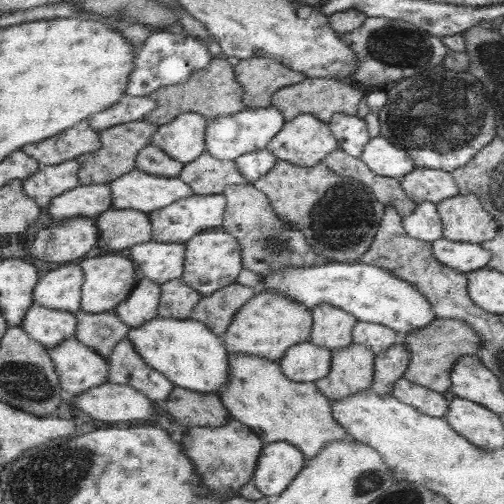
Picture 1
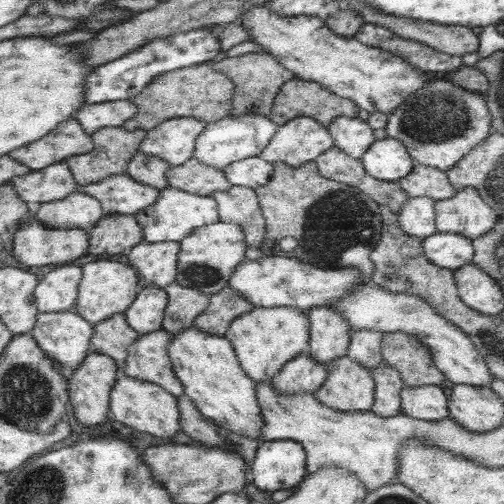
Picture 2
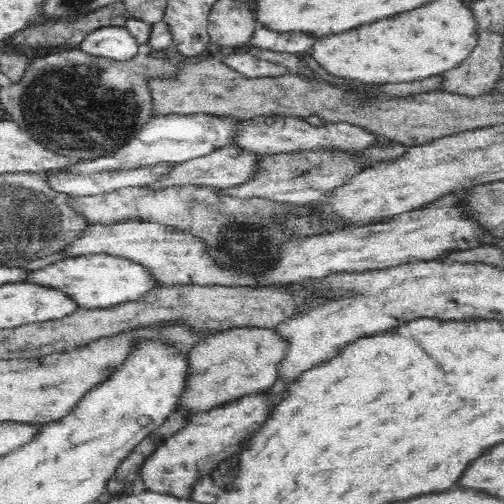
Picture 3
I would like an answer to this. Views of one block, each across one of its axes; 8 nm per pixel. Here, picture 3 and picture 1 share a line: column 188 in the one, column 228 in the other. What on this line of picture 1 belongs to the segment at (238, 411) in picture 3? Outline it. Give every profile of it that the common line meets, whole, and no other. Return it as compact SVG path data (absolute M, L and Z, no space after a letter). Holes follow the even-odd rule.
M227 418L227 424L219 428L211 428L211 426L189 428L183 446L187 450L187 458L191 458L191 462L195 462L195 470L199 470L201 482L207 488L211 488L221 500L235 498L239 490L247 482L251 482L257 466L257 458L261 456L263 450L261 438L257 438L249 426L237 422L235 418Z

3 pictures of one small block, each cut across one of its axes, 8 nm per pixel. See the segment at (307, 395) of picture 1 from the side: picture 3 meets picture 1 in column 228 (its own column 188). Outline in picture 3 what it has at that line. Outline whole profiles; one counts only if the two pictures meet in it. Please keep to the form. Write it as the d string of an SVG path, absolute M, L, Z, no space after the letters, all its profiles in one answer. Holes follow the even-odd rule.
M236 328L218 332L198 342L190 352L190 378L186 390L182 392L178 410L184 412L208 412L222 404L234 404L244 396L268 390L280 378L278 368L286 358L290 342L276 334L276 330L266 328Z

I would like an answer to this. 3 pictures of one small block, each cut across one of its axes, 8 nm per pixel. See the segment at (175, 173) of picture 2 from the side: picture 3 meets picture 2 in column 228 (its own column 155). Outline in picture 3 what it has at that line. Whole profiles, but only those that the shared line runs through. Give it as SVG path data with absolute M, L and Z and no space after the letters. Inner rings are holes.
M236 144L224 146L220 150L214 150L208 156L200 156L190 162L182 162L182 164L174 166L162 178L146 184L144 188L148 188L148 190L166 190L166 188L176 188L176 186L180 186L180 188L184 188L184 186L210 186L210 188L218 188L218 190L234 188L234 186L250 180L252 176L256 176L256 164L260 162L260 158L264 158L264 156L254 156L246 150L240 150Z

